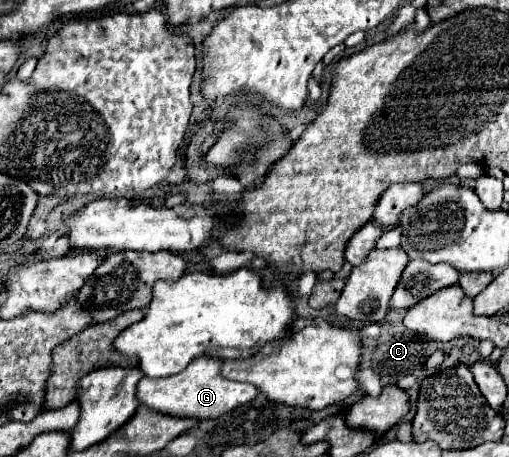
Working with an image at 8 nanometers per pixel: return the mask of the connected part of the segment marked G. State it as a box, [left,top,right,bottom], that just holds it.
[137,357,259,419]

